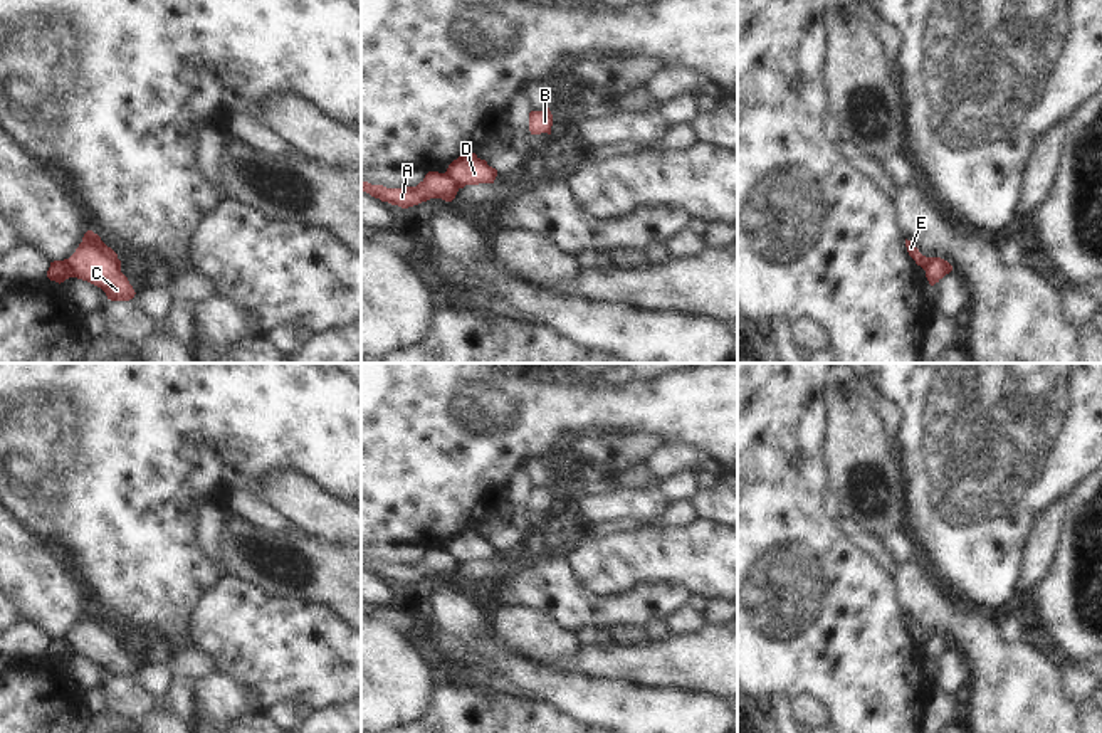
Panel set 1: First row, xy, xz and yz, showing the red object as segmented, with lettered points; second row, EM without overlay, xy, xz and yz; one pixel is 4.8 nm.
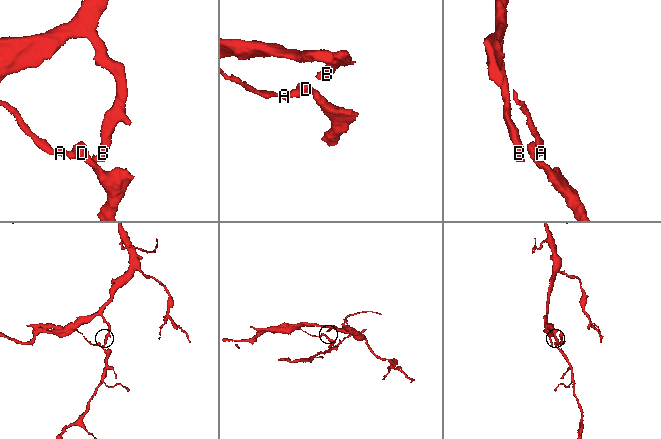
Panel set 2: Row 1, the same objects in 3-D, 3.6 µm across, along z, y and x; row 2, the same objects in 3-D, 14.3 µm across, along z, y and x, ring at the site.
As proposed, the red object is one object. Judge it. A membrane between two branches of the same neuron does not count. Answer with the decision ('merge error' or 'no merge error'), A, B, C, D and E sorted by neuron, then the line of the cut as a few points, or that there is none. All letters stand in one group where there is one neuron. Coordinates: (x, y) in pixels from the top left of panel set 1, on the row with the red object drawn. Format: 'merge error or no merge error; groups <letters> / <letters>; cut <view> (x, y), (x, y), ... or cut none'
merge error; groups A B / C D E; cut xy (64, 259), (76, 276)

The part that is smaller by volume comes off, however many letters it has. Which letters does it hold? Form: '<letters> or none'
C, D, E

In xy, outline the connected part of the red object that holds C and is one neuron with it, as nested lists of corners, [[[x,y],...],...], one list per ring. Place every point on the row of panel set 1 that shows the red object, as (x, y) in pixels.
[[[92,230],[84,234],[82,242],[66,262],[77,279],[101,287],[111,301],[129,301],[136,294],[121,272],[118,254]]]

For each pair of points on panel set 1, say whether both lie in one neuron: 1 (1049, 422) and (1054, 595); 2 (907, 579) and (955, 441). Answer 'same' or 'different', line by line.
1: different
2: different

